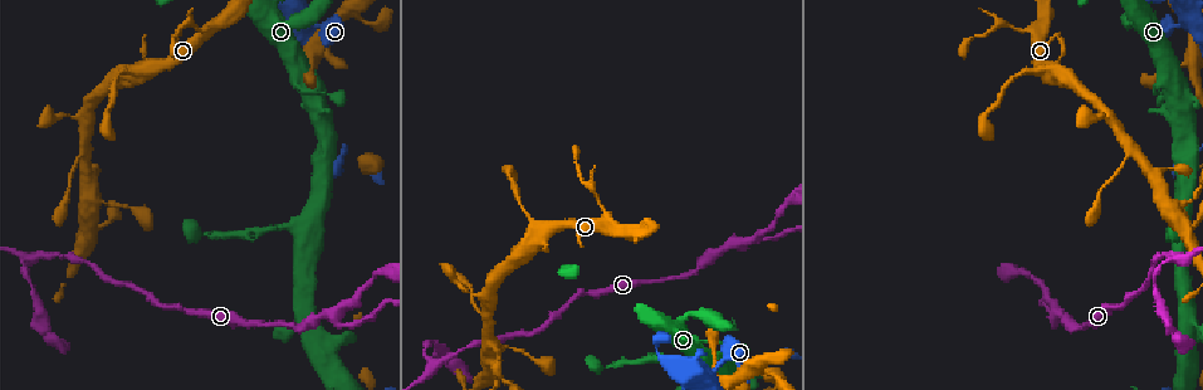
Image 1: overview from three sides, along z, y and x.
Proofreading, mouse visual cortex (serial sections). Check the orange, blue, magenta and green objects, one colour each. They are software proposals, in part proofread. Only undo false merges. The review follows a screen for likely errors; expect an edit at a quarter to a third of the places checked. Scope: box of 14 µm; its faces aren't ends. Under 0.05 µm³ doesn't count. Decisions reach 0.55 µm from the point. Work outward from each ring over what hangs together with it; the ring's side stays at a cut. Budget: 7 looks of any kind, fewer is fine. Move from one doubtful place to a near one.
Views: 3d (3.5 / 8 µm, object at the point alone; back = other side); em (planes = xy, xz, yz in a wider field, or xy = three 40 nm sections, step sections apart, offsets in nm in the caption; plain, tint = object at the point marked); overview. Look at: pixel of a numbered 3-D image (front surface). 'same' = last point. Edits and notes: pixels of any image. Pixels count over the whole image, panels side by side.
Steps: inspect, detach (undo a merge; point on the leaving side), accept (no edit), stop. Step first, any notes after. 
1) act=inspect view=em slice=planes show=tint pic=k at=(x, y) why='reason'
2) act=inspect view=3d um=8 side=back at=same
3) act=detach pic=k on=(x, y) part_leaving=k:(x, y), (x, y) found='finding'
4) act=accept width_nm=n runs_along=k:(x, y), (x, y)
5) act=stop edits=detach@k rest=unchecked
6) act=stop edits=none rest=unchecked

act=inspect view=3d um=3.5 side=back pic=1 at=(1039, 63) why='small branch off a trunk'

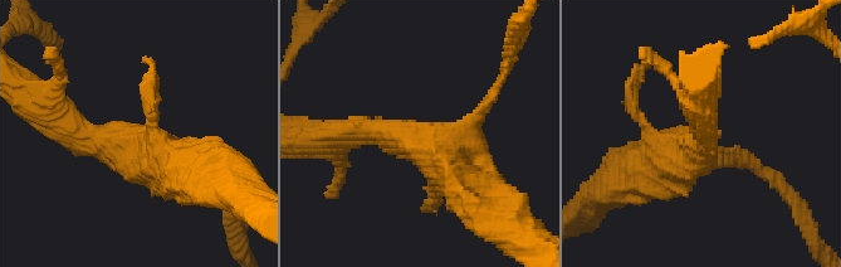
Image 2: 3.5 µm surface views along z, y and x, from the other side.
act=accept found='one cell here'

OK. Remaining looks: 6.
act=inspect view=3d um=3.5 pic=1 at=(487, 319) why='two arms in line, one across'

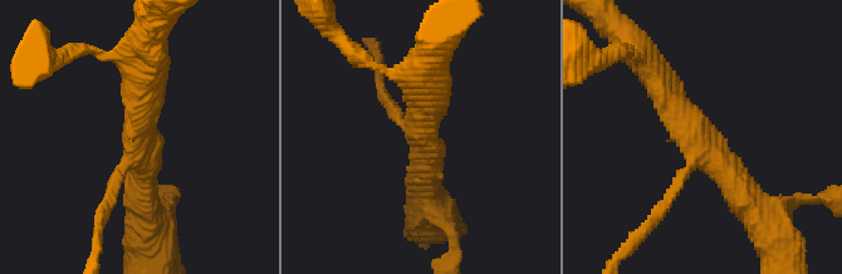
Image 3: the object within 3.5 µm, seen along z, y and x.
act=accept arm_widths_nm=150,350,400 runs_along=3:(652, 71), (700, 145), (755, 210) found='continuous, no second cell'

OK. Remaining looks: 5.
act=inspect view=3d um=3.5 pic=1 at=(96, 202) why='thick turns thin'

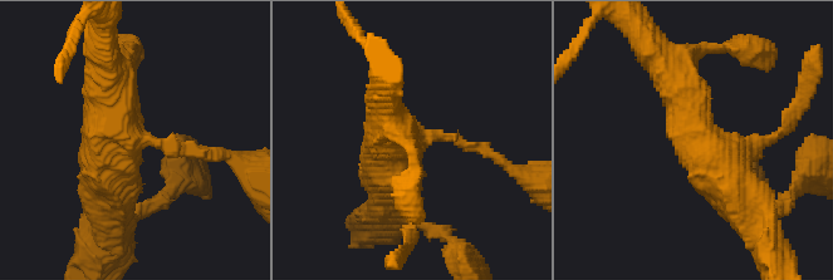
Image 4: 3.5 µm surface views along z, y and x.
act=inspect view=em slice=xy step=3 show=tint pic=4 at=(140, 140) arms=4 arm_widths_nm=150,200,500,600 why='now the EM'

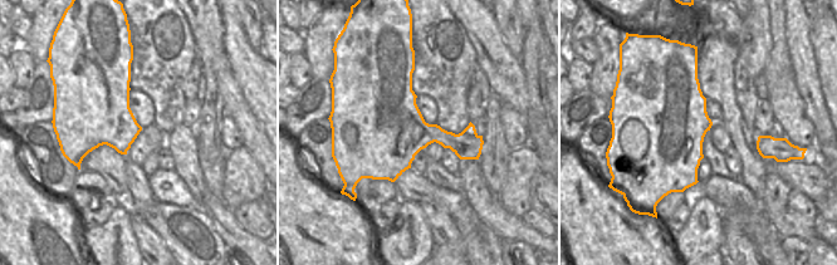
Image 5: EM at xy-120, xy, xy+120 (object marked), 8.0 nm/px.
act=accept width_nm=600 runs_along=4:(661, 59), (702, 156), (744, 201) found='continuous, no second cell'

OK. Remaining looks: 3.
act=stop edits=none rest=unchecked

